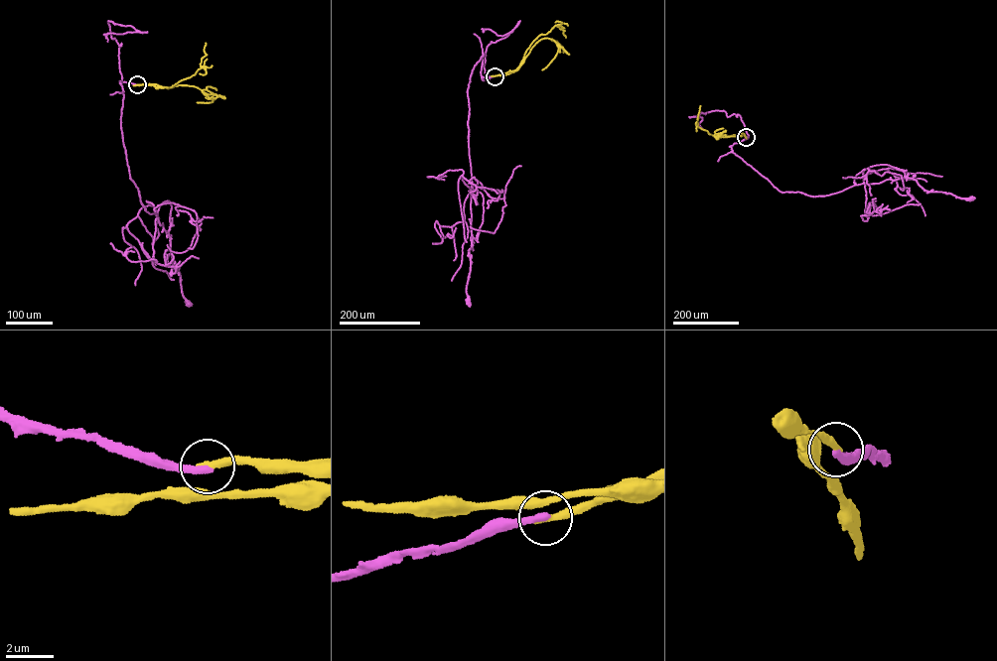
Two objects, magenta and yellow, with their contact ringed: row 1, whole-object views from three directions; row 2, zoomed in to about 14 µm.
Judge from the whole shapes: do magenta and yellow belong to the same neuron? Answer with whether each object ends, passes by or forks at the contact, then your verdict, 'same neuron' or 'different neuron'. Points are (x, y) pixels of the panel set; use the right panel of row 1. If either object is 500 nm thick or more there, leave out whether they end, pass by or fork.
magenta ends | yellow ends | different neuron

